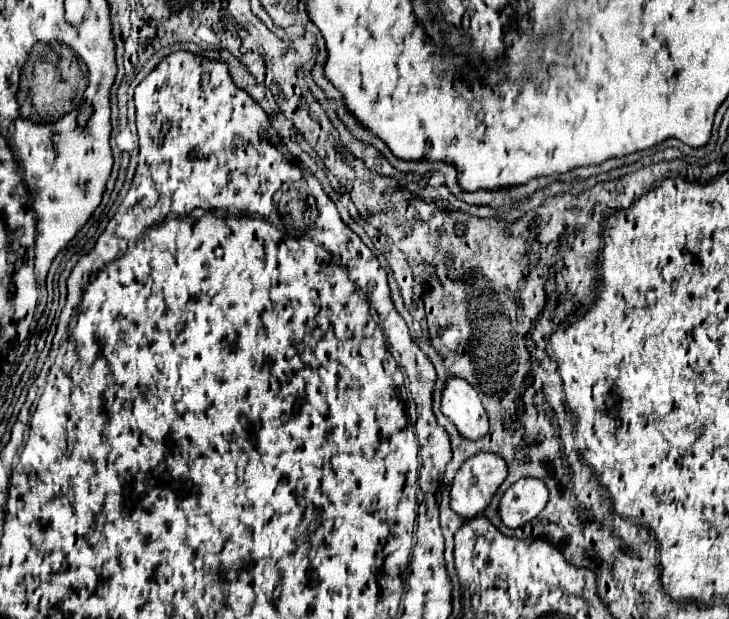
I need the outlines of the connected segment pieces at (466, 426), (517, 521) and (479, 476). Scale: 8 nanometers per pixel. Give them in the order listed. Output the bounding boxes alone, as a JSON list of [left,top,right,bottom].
[[440,378,488,440],[500,478,548,528],[450,452,506,520]]

